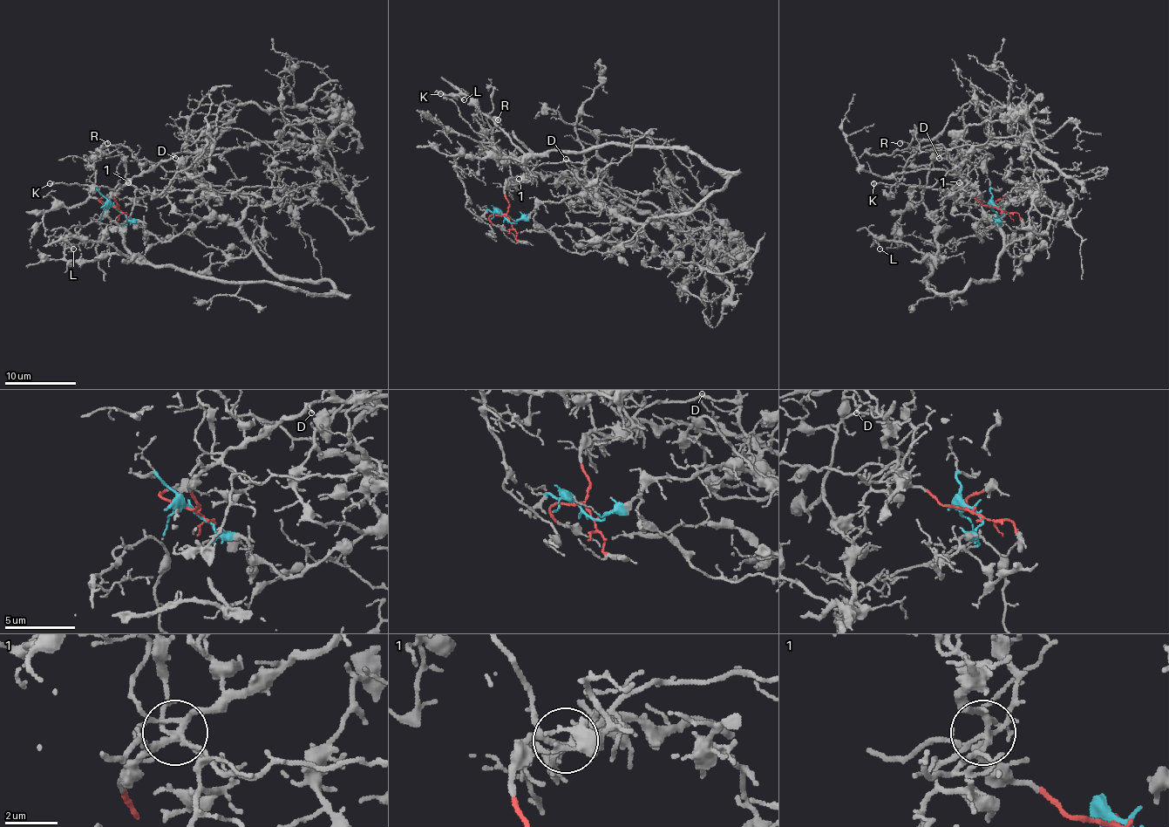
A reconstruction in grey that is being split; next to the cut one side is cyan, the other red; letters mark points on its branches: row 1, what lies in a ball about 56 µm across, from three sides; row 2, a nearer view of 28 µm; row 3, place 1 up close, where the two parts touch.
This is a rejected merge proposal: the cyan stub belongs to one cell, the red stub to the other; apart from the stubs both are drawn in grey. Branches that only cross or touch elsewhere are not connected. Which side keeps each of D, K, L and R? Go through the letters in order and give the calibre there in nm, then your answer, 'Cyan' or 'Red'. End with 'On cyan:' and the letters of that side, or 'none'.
D: Thickness 130 nm. Red
K: Thickness 200 nm. Red
L: Thickness 110 nm. Cyan
R: Thickness 100 nm. Red
On cyan: L

